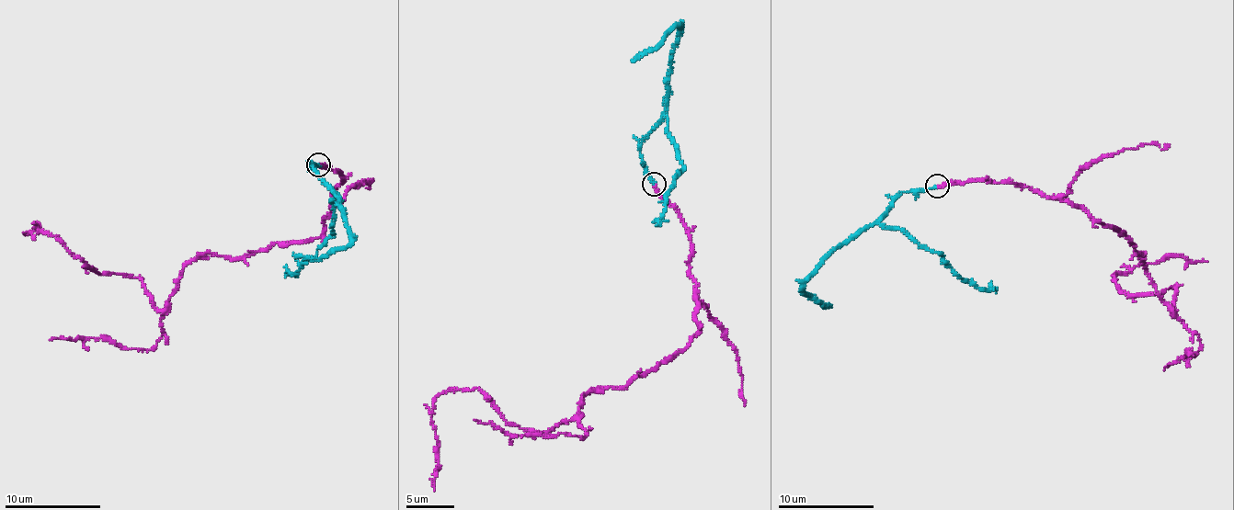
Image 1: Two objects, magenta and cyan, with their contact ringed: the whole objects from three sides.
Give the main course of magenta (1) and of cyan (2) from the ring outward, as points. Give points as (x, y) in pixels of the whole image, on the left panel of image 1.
1: (318, 164), (343, 181), (322, 233), (194, 258), (160, 309), (132, 275), (86, 267), (38, 225), (25, 235)
2: (318, 164), (311, 162), (316, 175), (335, 192), (349, 241), (345, 247), (331, 249), (319, 257), (292, 255)

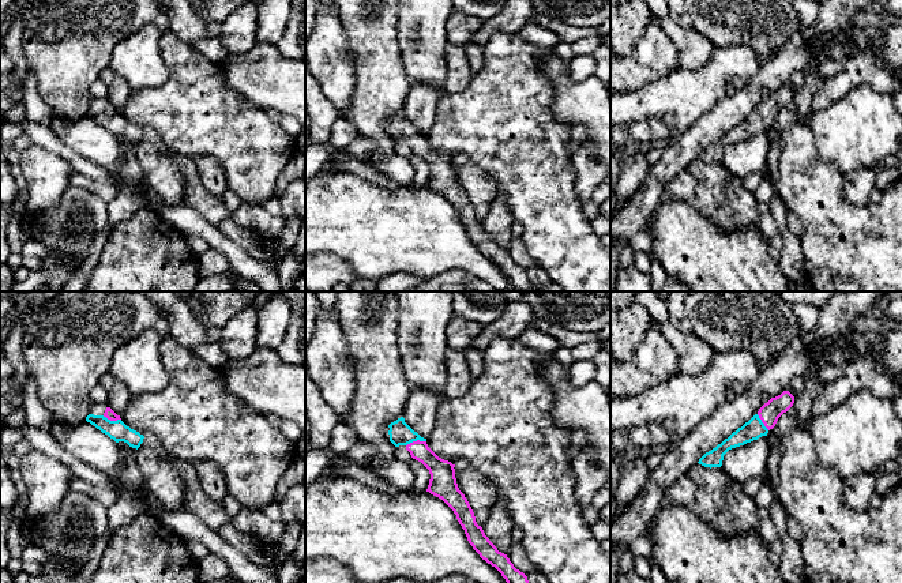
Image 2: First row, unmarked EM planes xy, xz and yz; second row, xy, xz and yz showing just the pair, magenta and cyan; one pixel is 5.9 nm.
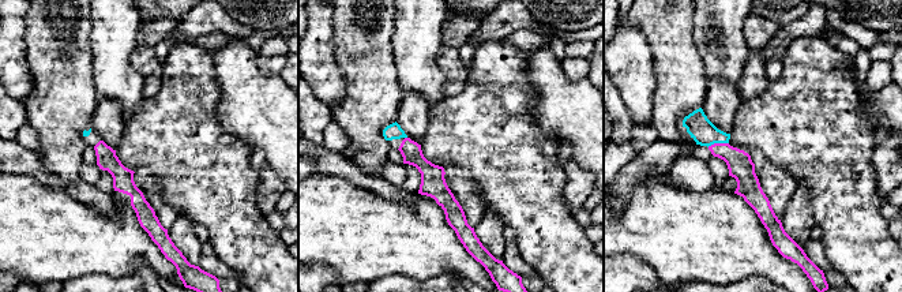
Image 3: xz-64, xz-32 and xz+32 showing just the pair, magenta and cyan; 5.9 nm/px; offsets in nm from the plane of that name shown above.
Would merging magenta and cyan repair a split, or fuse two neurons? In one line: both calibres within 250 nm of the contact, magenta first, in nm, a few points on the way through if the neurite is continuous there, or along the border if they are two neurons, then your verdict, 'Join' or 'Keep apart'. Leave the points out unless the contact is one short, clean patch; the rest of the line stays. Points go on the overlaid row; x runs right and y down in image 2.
Thickness 150 nm (magenta) against 140 nm. Path across: xz (442, 471), (417, 447), (417, 440), (401, 433). Join

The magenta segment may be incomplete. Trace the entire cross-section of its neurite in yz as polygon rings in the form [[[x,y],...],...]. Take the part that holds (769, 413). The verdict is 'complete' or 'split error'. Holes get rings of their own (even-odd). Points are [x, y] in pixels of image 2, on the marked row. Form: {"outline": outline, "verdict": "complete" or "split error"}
{"outline": [[[783,391],[781,395],[771,398],[748,422],[733,432],[715,448],[706,452],[698,463],[710,469],[721,467],[724,455],[729,450],[758,440],[762,436],[767,436],[768,430],[775,426],[778,418],[786,413],[793,403],[794,396],[789,391]]], "verdict": "split error"}

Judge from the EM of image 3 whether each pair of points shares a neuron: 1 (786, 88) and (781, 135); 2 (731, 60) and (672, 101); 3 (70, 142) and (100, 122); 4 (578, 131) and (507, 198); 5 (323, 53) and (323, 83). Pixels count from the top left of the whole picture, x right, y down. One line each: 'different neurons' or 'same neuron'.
1: same neuron
2: different neurons
3: different neurons
4: different neurons
5: same neuron

